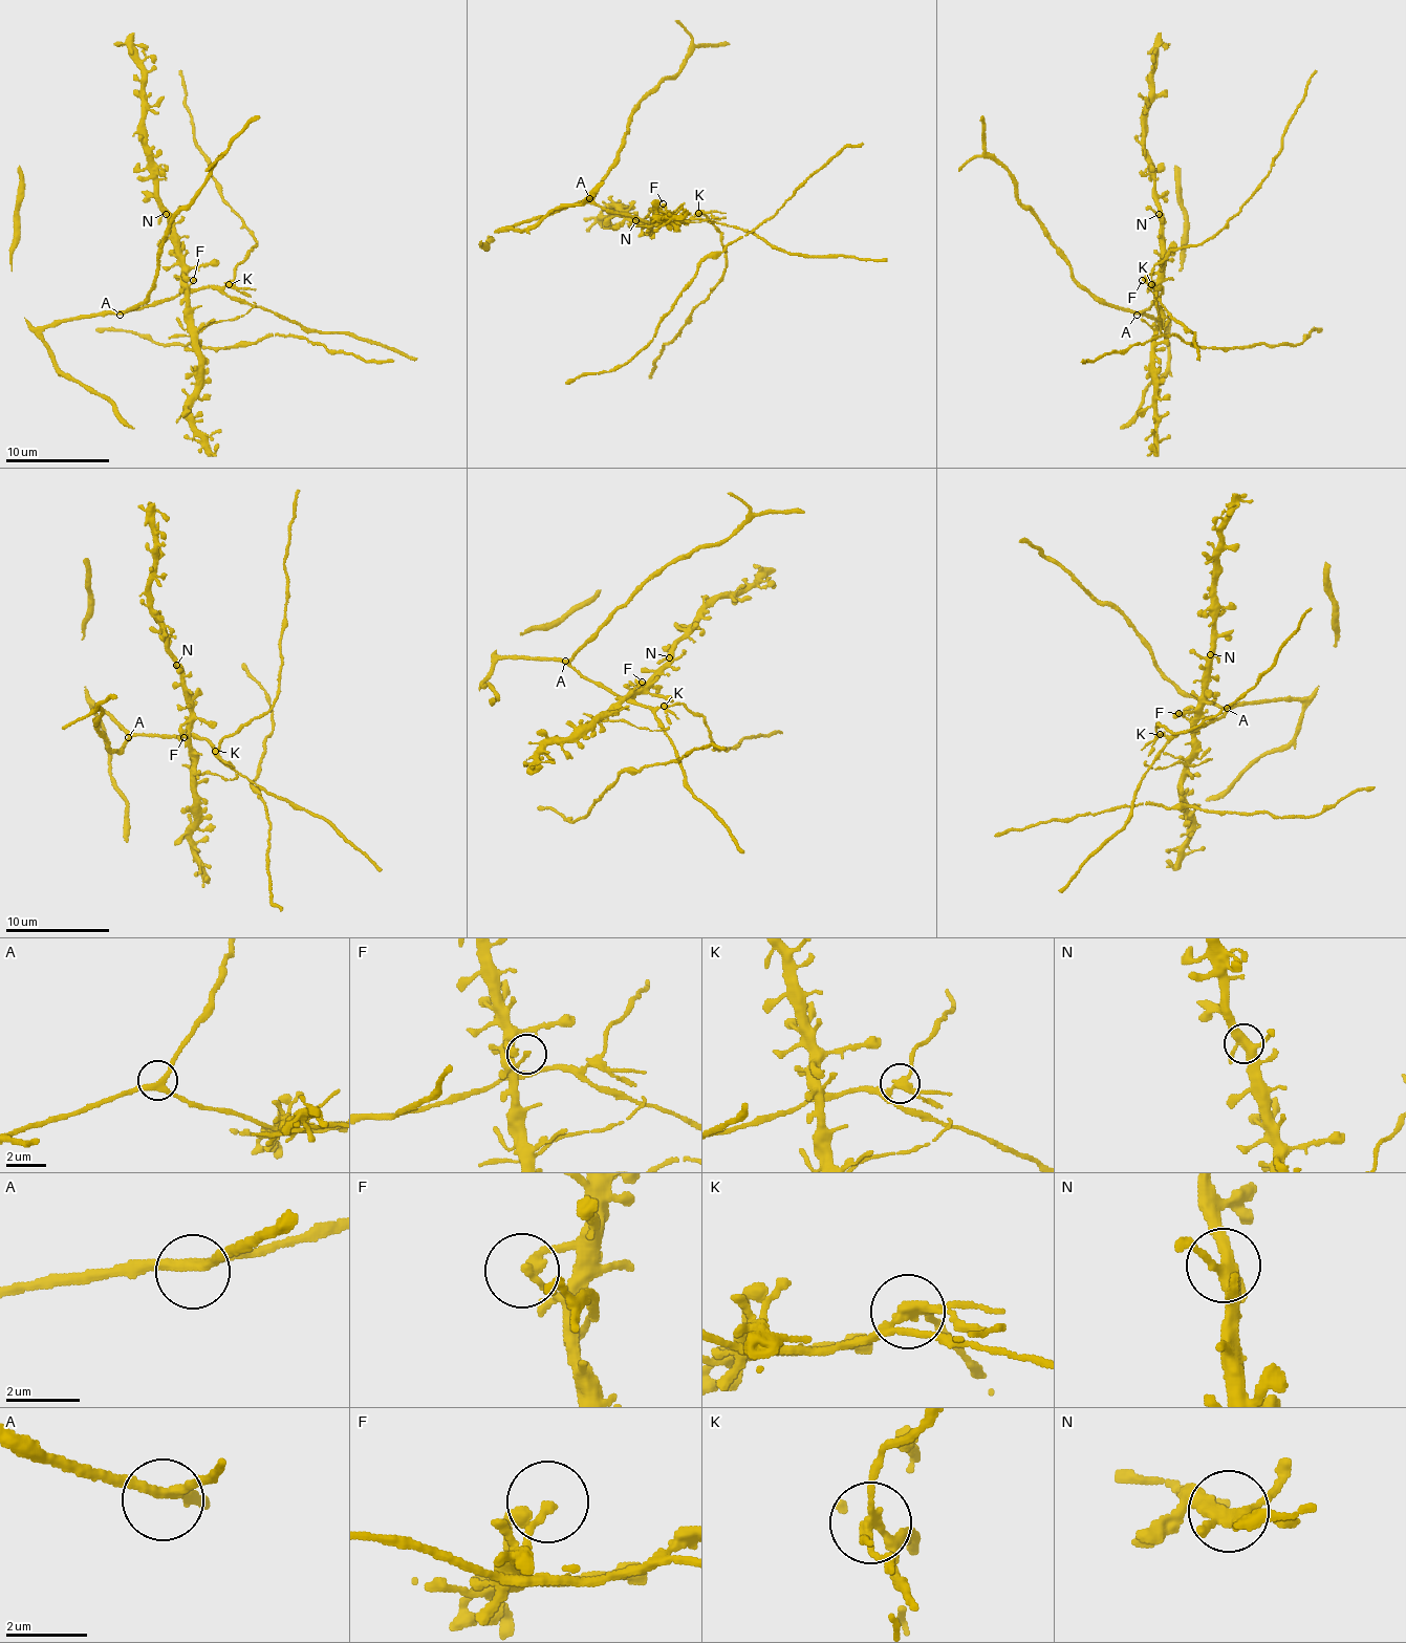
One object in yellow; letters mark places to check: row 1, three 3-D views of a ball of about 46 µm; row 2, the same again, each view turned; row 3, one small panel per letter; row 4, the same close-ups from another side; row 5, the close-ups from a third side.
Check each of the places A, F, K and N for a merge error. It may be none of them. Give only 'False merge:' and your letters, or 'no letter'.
False merge: K

